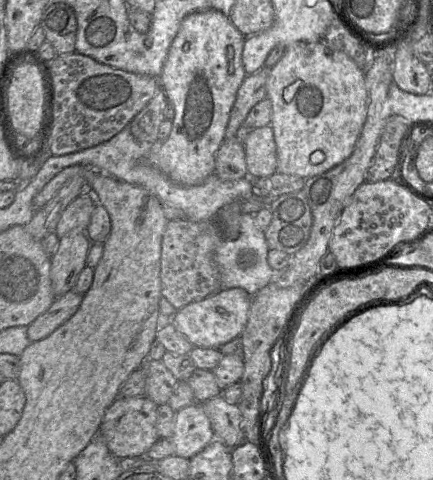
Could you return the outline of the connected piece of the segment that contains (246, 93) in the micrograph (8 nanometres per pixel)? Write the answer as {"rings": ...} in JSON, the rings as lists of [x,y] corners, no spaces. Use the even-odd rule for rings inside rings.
{"rings":[[[263,67],[258,72],[245,77],[230,113],[225,139],[235,137],[250,110],[267,97],[268,76],[269,69]]]}

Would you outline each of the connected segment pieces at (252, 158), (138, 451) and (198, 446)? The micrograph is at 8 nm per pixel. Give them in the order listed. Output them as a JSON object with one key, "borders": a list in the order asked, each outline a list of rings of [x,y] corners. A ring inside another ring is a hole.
{"borders":[[[[270,125],[251,130],[244,146],[248,176],[251,179],[268,178],[277,172],[276,143]]],[[[147,396],[118,397],[110,405],[102,419],[98,435],[117,459],[143,457],[159,439],[156,428],[157,407]]],[[[194,402],[176,412],[172,435],[170,438],[165,439],[170,439],[174,449],[174,455],[191,459],[215,439],[215,434],[202,405]]]]}

